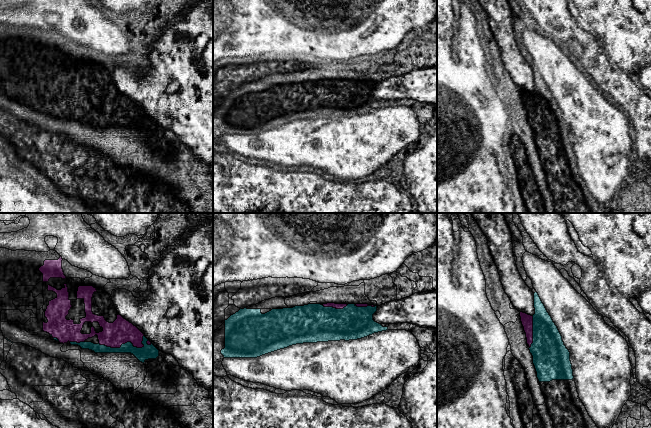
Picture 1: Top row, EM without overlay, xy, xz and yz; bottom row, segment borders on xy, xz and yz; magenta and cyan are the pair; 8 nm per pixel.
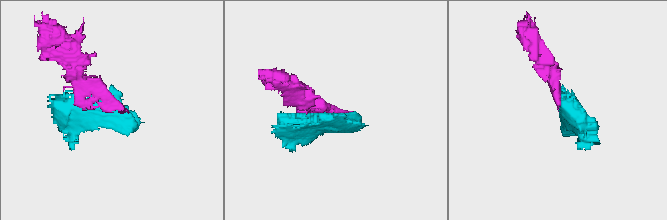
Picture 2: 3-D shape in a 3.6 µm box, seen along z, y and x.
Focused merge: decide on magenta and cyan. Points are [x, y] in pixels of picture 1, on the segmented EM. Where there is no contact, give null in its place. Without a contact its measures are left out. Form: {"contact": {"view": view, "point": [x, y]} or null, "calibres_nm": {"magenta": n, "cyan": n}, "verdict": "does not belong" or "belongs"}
{"contact": {"view": "xy", "point": [121, 344]}, "calibres_nm": {"magenta": 200, "cyan": 110}, "verdict": "belongs"}

